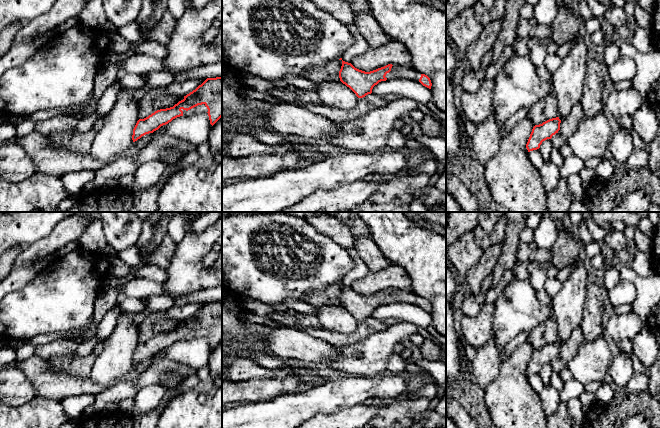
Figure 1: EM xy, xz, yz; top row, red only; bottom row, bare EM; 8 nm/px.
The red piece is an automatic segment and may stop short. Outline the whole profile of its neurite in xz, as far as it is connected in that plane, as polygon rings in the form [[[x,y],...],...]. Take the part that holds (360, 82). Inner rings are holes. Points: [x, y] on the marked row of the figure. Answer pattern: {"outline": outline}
{"outline": [[[342,60],[339,71],[340,81],[349,87],[358,98],[372,93],[372,89],[381,81],[391,79],[409,79],[419,81],[423,86],[431,89],[430,78],[416,71],[412,67],[388,64],[376,70],[365,72],[355,68],[351,63]]]}

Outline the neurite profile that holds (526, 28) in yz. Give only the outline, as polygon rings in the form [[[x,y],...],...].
[[[533,17],[530,19],[520,18],[517,25],[517,37],[519,38],[549,38],[552,29],[549,26],[539,24]]]

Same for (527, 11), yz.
[[[526,3],[519,11],[520,18],[530,19],[534,15],[534,6]]]

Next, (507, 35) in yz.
[[[526,0],[506,1],[505,14],[501,29],[493,47],[491,48],[491,63],[496,62],[508,46],[513,46],[514,41],[517,38],[516,30],[520,19],[519,11],[525,4]]]

